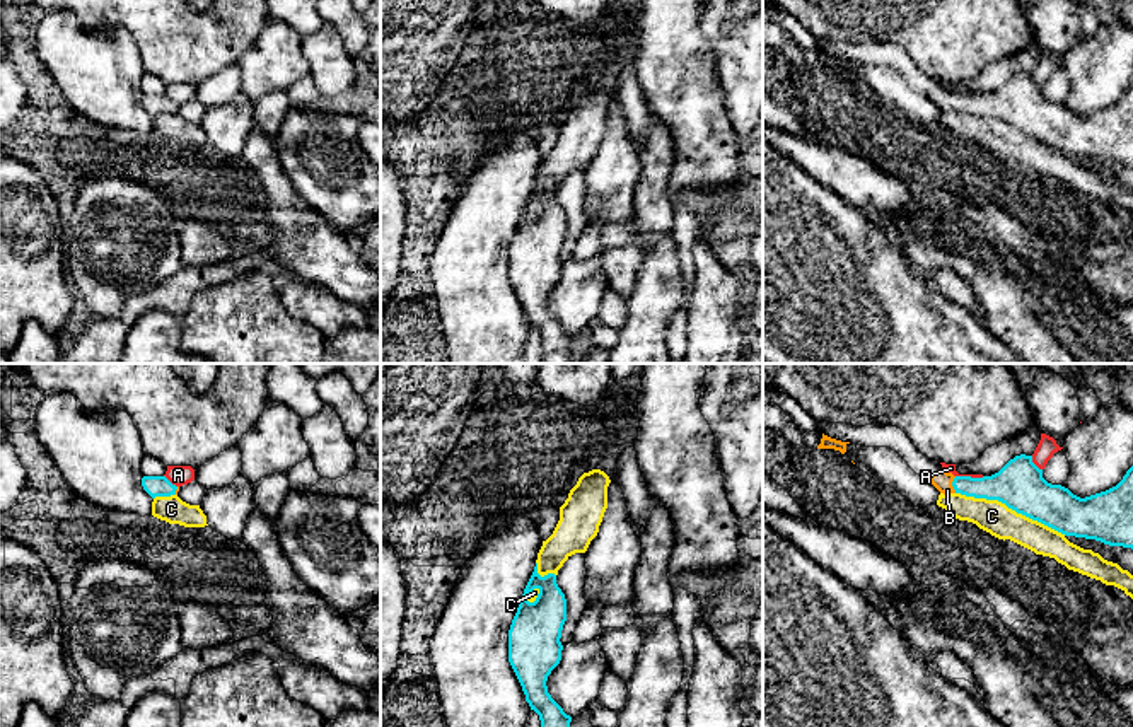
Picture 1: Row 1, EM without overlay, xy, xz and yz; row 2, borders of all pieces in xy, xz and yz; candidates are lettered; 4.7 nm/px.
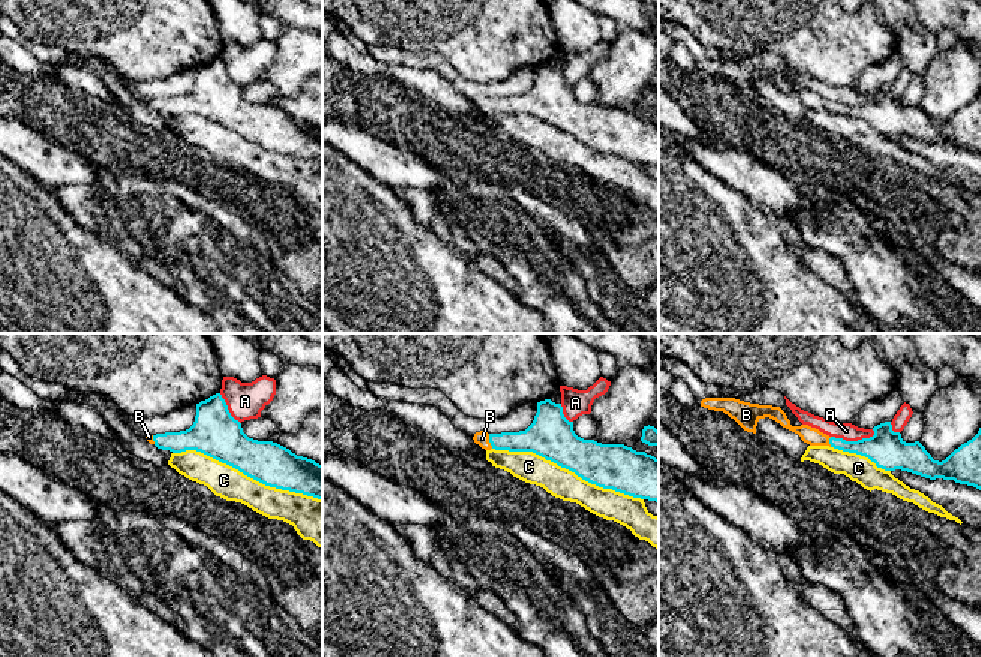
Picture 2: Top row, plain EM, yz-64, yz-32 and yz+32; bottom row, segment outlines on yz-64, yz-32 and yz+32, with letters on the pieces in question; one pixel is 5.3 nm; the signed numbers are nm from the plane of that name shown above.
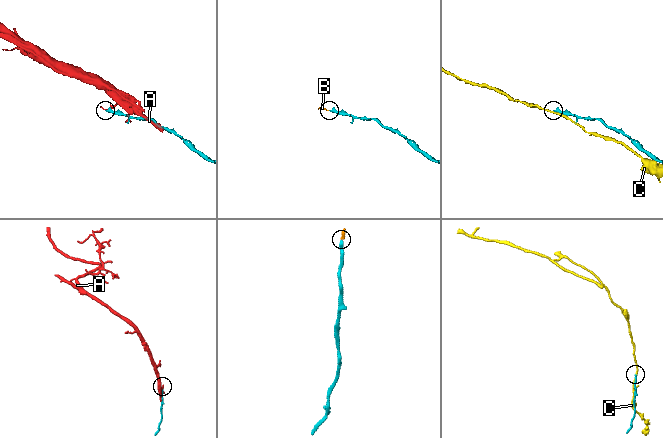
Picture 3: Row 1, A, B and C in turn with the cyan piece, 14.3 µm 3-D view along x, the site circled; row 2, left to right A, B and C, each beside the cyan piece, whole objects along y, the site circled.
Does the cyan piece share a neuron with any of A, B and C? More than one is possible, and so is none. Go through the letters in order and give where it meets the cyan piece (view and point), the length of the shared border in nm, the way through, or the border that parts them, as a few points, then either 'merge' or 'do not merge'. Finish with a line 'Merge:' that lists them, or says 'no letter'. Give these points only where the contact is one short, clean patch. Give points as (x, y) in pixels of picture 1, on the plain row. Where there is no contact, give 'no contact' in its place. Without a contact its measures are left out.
A: meets cyan in yz at (970, 94); contact 140 nm long; do not merge
B: meets cyan in yz at (952, 103); contact 80 nm long; runs through yz (1005, 103), (952, 103), (942, 98); merge
C: meets cyan in yz at (1010, 125); contact 550 nm long; do not merge
Merge: B

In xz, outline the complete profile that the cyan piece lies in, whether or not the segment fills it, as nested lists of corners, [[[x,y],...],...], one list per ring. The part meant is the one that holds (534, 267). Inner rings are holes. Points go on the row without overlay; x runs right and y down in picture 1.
[[[537,181],[524,206],[508,247],[508,280],[526,319],[539,333],[543,364],[570,364],[572,334],[548,311],[548,294],[561,278],[561,247],[566,217],[556,193],[537,191]]]

